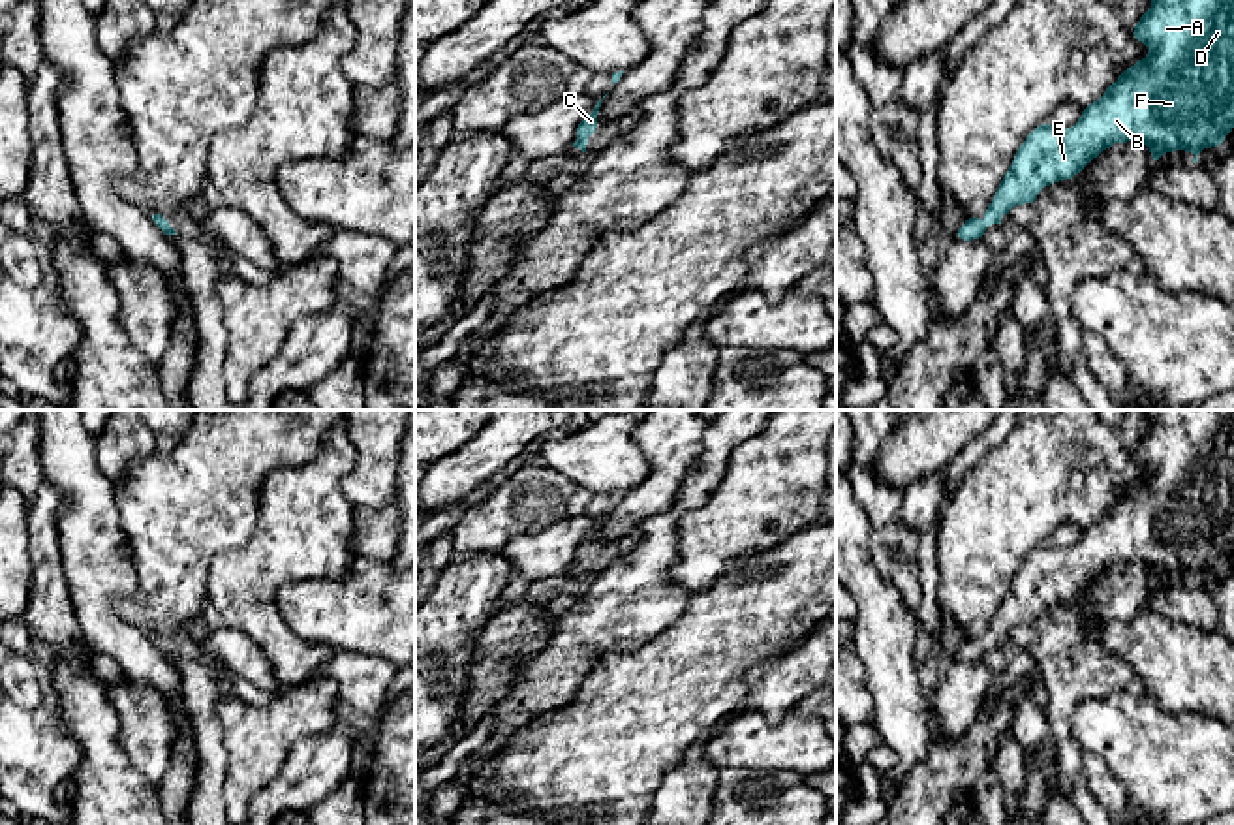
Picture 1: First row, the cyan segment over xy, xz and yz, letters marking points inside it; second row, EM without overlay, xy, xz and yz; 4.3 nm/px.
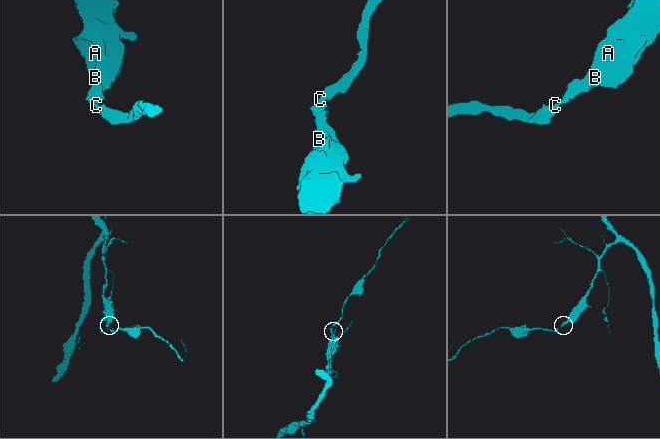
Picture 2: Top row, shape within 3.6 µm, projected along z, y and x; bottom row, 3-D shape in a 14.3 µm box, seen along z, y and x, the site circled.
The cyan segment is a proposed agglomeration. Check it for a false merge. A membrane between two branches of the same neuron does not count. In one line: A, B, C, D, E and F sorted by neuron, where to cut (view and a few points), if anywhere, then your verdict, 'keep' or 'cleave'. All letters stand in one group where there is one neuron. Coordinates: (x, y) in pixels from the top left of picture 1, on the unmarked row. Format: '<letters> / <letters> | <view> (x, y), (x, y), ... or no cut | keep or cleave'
A B C D E F | no cut | keep

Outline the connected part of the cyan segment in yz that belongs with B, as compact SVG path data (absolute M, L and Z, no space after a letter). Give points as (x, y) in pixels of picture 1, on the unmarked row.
M1146 410L1151 428L1134 447L1134 459L1148 468L1148 475L1127 489L1106 513L1082 532L1078 543L1071 549L1050 545L1037 547L1020 566L1012 586L1005 594L992 624L982 639L969 639L958 650L958 658L973 662L984 656L992 645L1016 626L1033 624L1044 607L1072 599L1093 579L1114 564L1142 562L1153 581L1166 573L1191 573L1193 584L1204 569L1217 568L1234 549L1234 410Z

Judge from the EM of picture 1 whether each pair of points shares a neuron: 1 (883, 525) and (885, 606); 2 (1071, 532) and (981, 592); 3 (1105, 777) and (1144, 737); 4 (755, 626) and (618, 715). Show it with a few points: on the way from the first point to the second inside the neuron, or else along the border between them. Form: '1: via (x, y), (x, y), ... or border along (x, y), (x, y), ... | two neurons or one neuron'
1: border along (868, 540), (872, 566), (915, 613) | two neurons
2: border along (1082, 530), (1062, 523), (1047, 544) | two neurons
3: border along (1084, 750), (1094, 752), (1109, 767), (1131, 805) | two neurons
4: via (722, 638), (652, 703) | one neuron

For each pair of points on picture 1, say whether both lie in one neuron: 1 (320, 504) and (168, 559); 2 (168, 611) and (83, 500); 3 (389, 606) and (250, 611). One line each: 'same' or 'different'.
1: different
2: different
3: different

